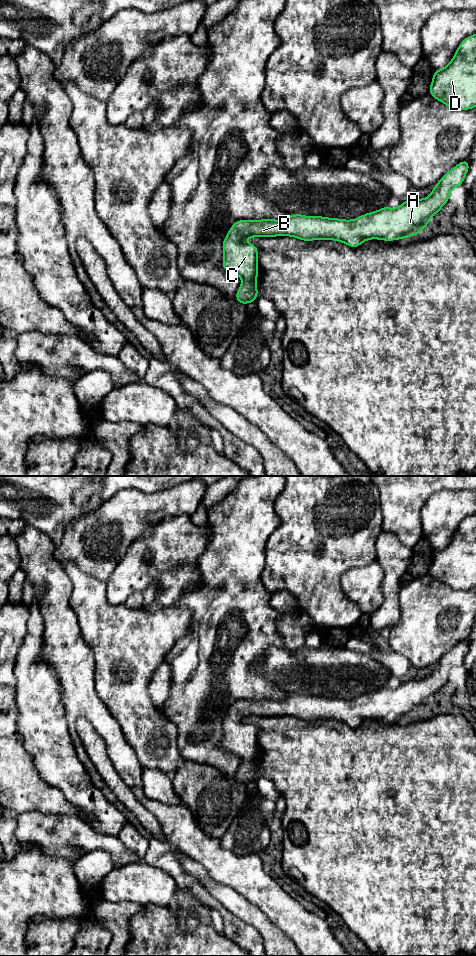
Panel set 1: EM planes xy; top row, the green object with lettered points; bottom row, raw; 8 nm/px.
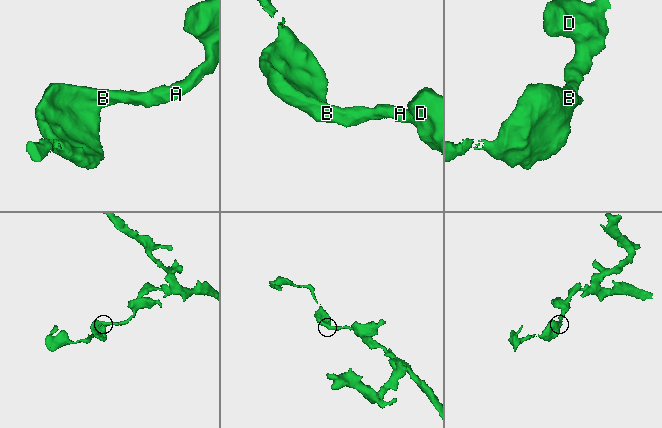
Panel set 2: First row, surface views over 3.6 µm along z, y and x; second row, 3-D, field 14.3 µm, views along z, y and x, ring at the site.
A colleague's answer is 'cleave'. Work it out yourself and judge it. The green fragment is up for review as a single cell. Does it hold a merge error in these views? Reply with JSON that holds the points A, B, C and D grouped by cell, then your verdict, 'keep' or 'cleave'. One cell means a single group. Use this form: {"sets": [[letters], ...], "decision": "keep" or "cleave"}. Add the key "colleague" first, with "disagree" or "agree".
{"colleague": "disagree", "sets": [["A", "B", "C", "D"]], "decision": "keep"}

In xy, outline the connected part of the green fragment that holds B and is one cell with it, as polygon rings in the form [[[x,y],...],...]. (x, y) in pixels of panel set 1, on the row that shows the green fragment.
[[[463,160],[447,172],[433,187],[432,193],[424,199],[406,200],[400,206],[392,209],[385,206],[377,211],[366,213],[353,220],[328,218],[322,216],[304,216],[302,214],[289,215],[283,220],[237,220],[224,238],[222,249],[224,251],[222,268],[232,274],[239,275],[242,284],[235,297],[239,304],[255,302],[258,296],[256,287],[258,277],[258,248],[245,243],[248,237],[275,237],[291,236],[303,241],[335,240],[343,242],[352,248],[359,247],[364,241],[378,239],[393,241],[404,239],[422,232],[431,218],[437,214],[448,202],[450,192],[463,184],[464,178],[469,171],[469,161]]]

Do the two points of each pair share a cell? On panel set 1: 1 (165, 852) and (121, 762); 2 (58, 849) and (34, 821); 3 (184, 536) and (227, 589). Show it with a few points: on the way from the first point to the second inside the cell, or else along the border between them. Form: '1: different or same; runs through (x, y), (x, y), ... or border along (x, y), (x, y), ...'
1: same; runs through (167, 830), (167, 821), (139, 793), (135, 784)
2: same; runs through (54, 842), (40, 828)
3: different; border along (211, 535), (209, 544), (197, 561), (201, 579)

